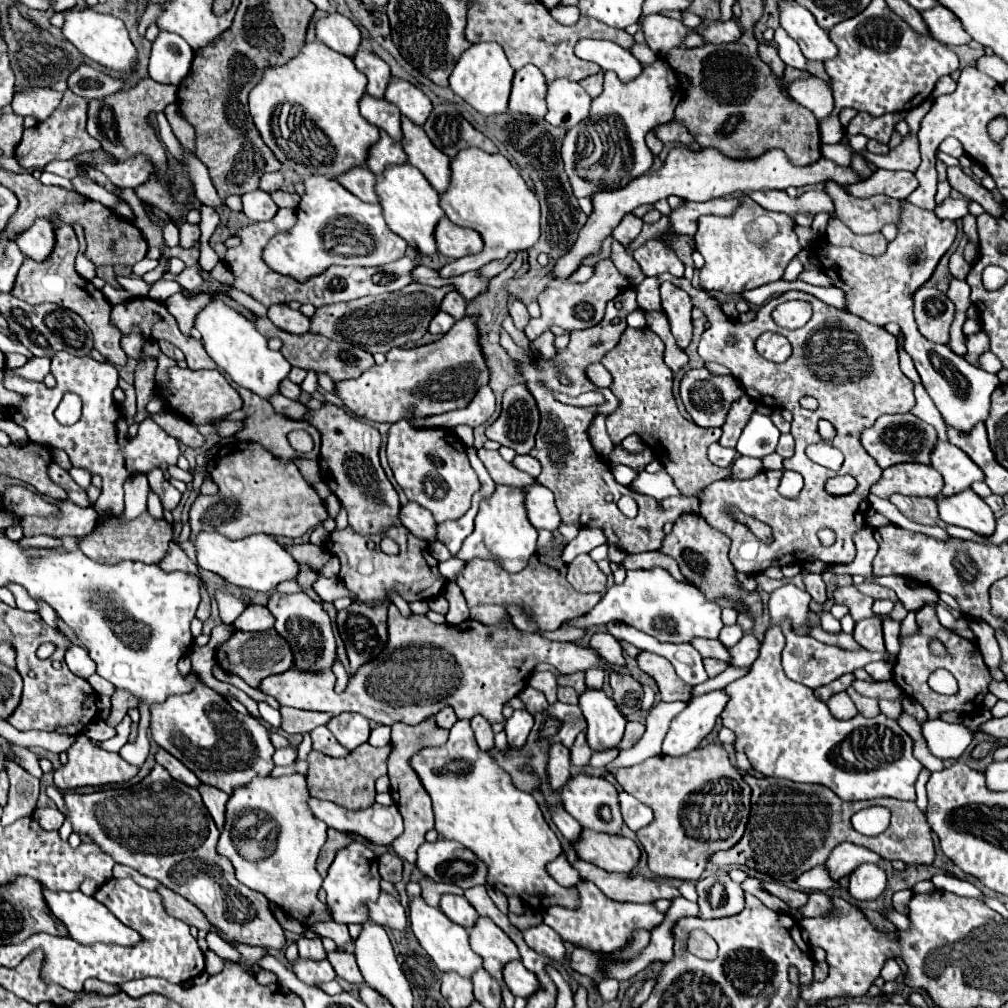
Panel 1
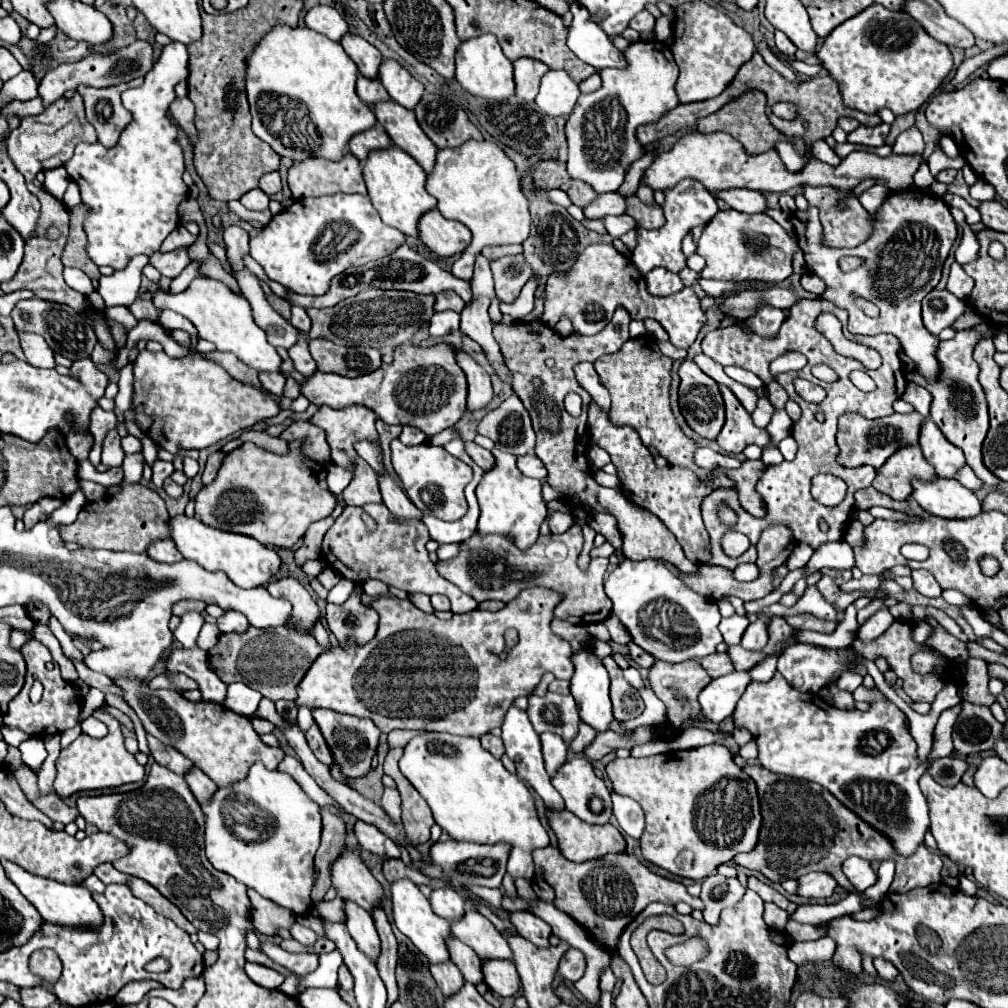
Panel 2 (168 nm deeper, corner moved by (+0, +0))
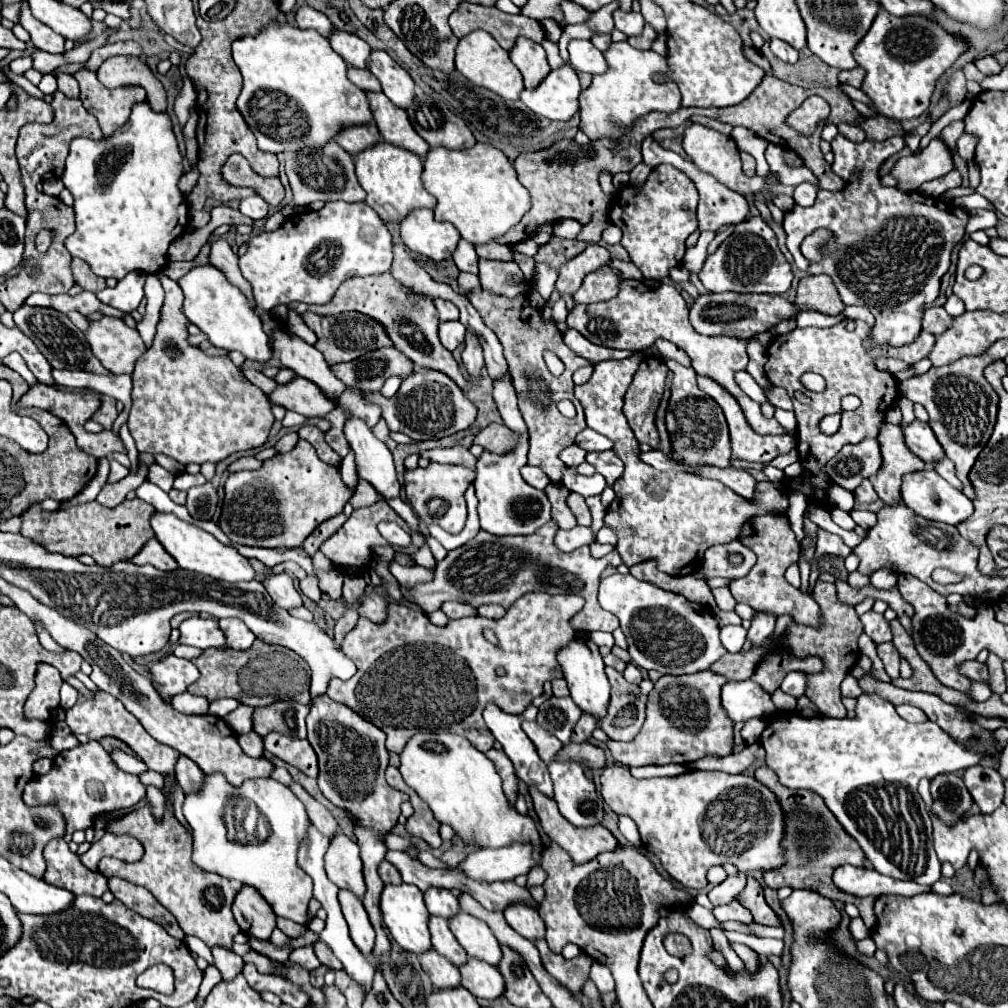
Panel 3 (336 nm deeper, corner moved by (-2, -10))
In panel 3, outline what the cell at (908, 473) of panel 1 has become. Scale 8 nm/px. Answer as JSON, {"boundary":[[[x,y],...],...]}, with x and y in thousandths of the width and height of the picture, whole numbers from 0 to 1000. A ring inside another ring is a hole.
{"boundary":[[[878,420],[872,430],[874,447],[876,447],[876,461],[866,475],[862,475],[878,501],[894,501],[894,477],[898,469],[918,465],[918,459],[902,447],[898,441],[898,432],[892,422]]]}

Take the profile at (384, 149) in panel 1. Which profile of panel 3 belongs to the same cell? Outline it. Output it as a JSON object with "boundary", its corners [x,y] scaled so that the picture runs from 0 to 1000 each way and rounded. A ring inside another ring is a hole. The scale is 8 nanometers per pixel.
{"boundary":[[[370,120],[364,122],[364,124],[356,124],[356,126],[346,126],[346,128],[338,130],[338,134],[334,136],[334,142],[348,156],[354,156],[358,150],[374,144],[376,140],[378,140],[378,134],[376,134],[376,128]]]}

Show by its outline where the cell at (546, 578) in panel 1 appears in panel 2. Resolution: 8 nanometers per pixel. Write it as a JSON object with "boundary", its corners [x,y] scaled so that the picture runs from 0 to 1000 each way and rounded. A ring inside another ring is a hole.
{"boundary":[[[572,521],[557,531],[535,531],[535,535],[521,547],[513,545],[507,533],[503,531],[477,531],[471,527],[467,535],[457,539],[455,551],[447,557],[434,559],[438,572],[453,580],[459,588],[467,590],[471,596],[495,594],[505,598],[523,582],[545,582],[557,586],[561,594],[551,602],[551,612],[572,616],[580,614],[580,620],[600,616],[606,608],[606,594],[598,588],[598,572],[604,561],[604,555],[592,553],[586,555],[584,564],[574,564],[572,555],[578,545],[578,531]]]}

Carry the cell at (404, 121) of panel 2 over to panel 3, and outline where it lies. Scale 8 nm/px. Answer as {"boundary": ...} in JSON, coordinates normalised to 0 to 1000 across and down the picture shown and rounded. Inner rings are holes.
{"boundary":[[[364,92],[364,98],[380,140],[400,146],[416,156],[424,154],[426,144],[418,138],[418,134],[414,134],[410,126],[406,126],[408,122],[406,122],[404,110],[390,106],[390,102],[386,102],[386,98],[382,98],[380,92],[374,92],[374,94]]]}

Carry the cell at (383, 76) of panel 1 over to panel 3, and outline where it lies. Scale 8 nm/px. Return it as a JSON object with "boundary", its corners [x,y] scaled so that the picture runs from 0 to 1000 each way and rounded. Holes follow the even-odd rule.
{"boundary":[[[330,31],[330,35],[326,37],[328,47],[342,59],[344,64],[354,66],[354,68],[364,68],[364,61],[368,55],[368,47],[356,39],[350,33],[342,33],[342,31]]]}

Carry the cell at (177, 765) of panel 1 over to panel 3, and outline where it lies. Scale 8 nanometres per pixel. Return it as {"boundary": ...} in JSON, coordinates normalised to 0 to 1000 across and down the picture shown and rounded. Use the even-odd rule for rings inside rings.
{"boundary":[[[94,688],[92,693],[84,693],[84,691],[78,691],[76,697],[66,703],[66,711],[64,711],[64,717],[70,721],[70,725],[74,729],[88,729],[90,733],[100,733],[102,729],[112,729],[112,731],[118,731],[120,735],[124,735],[136,749],[138,753],[152,765],[160,767],[162,771],[166,769],[172,769],[174,767],[174,759],[176,759],[176,753],[178,753],[178,747],[166,739],[160,739],[156,737],[146,725],[144,721],[138,717],[138,713],[134,709],[130,709],[122,697],[118,693],[112,693],[112,689],[108,688]]]}

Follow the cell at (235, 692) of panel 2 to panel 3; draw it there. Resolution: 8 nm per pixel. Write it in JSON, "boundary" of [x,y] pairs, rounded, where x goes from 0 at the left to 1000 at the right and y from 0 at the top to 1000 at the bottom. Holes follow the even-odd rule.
{"boundary":[[[215,693],[215,695],[207,697],[207,707],[215,709],[215,711],[223,711],[229,705],[233,705],[235,701],[237,701],[235,693]]]}

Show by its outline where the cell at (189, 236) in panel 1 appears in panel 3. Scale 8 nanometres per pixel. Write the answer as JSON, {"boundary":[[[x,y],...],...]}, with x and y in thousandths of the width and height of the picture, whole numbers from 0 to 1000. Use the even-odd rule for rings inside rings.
{"boundary":[[[162,269],[154,271],[164,287],[164,301],[160,305],[160,316],[156,322],[156,332],[152,342],[136,356],[134,368],[132,368],[132,404],[128,410],[128,428],[130,434],[136,439],[136,445],[142,449],[150,451],[166,451],[180,461],[188,459],[217,459],[229,449],[243,447],[243,445],[253,445],[259,443],[267,428],[271,424],[271,410],[269,410],[269,400],[265,392],[255,386],[251,380],[247,380],[241,372],[241,368],[225,354],[205,354],[197,344],[189,344],[186,336],[186,316],[180,311],[180,301],[182,301],[182,289],[176,283],[176,279],[168,277]]]}

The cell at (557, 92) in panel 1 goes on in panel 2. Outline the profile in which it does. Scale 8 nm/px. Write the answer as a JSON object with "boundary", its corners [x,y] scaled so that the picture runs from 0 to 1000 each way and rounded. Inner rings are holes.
{"boundary":[[[545,68],[537,76],[537,88],[531,96],[531,102],[547,116],[564,114],[576,94],[572,82],[557,68]]]}

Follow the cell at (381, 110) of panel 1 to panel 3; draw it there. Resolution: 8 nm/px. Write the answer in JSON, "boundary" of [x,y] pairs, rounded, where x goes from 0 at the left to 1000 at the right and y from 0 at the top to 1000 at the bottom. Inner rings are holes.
{"boundary":[[[346,66],[344,74],[346,74],[346,80],[348,80],[350,84],[354,84],[356,88],[360,88],[362,92],[366,92],[366,90],[370,90],[370,92],[378,92],[378,82],[374,82],[374,76],[370,76],[368,70]]]}

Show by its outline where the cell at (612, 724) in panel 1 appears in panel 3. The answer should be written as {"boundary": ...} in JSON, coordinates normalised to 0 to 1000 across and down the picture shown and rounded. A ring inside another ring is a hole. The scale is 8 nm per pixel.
{"boundary":[[[568,634],[563,642],[559,642],[555,648],[553,648],[553,654],[555,654],[555,660],[559,664],[559,670],[561,670],[561,676],[564,680],[564,686],[566,686],[566,693],[574,699],[574,703],[578,707],[584,707],[588,709],[592,715],[596,715],[600,709],[602,709],[602,701],[604,701],[604,686],[606,686],[606,680],[604,680],[604,674],[600,670],[600,660],[598,660],[598,654],[594,650],[594,644],[588,636],[584,634]]]}

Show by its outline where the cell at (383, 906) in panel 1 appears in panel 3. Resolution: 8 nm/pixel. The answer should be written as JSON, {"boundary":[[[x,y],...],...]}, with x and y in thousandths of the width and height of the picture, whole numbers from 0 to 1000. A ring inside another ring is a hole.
{"boundary":[[[334,826],[322,846],[322,862],[328,876],[360,892],[362,888],[360,854],[358,854],[356,838],[352,834],[342,830],[340,826]]]}

